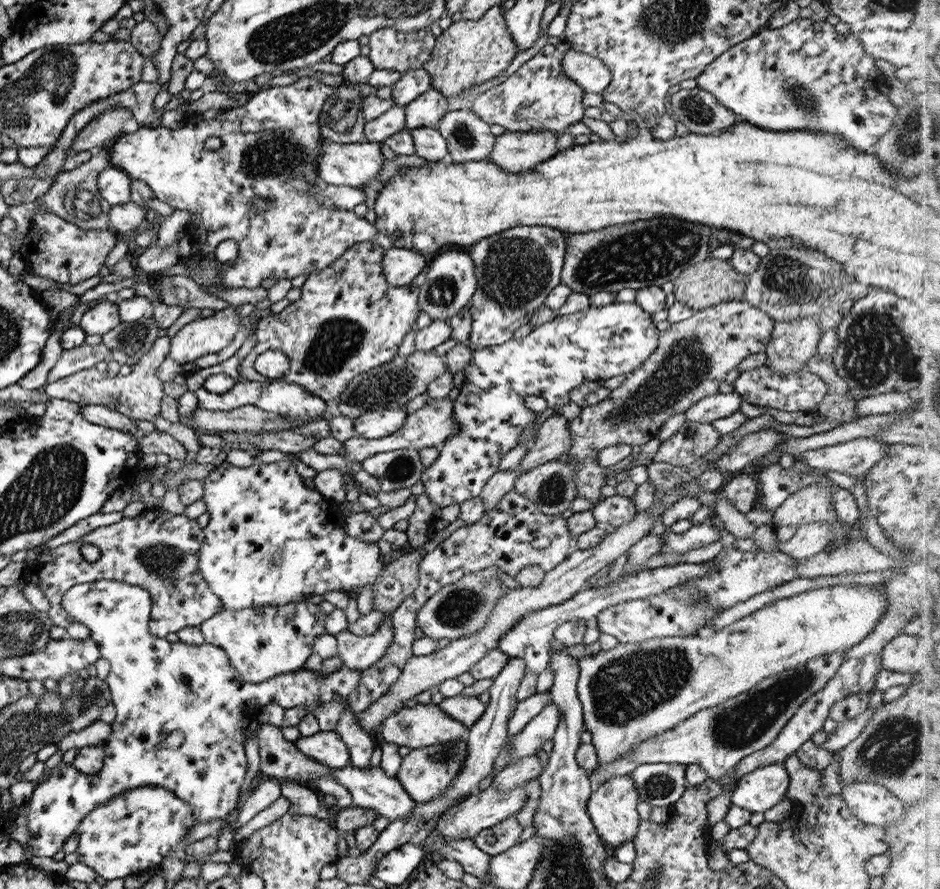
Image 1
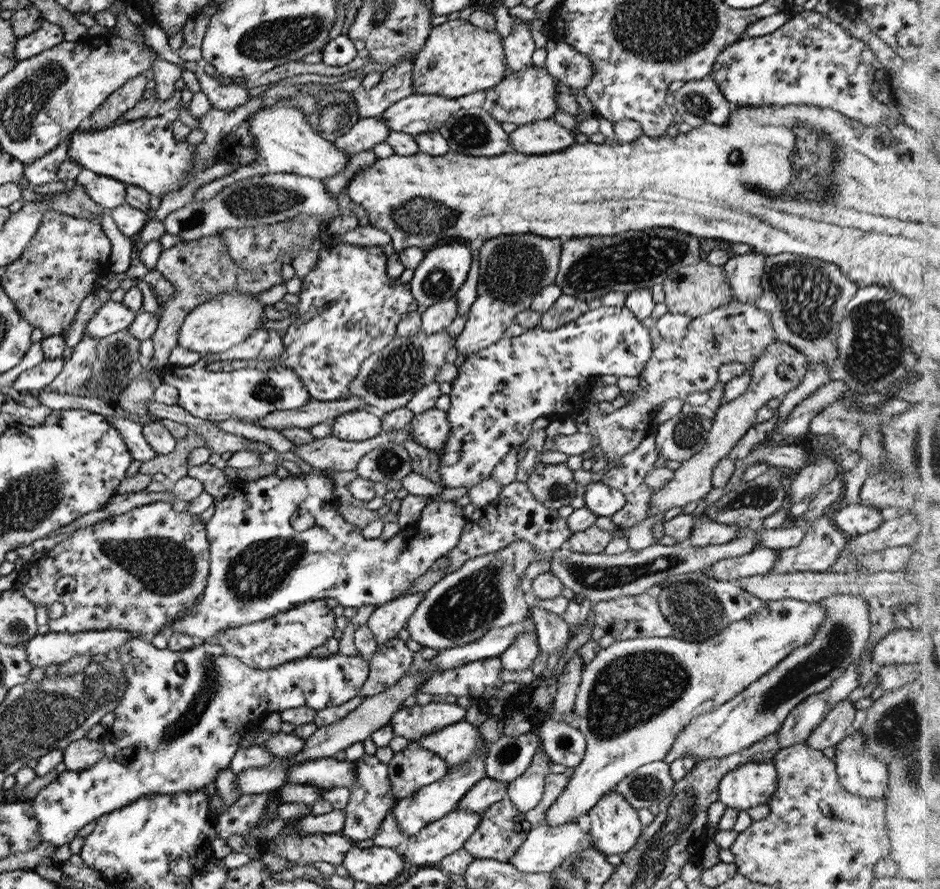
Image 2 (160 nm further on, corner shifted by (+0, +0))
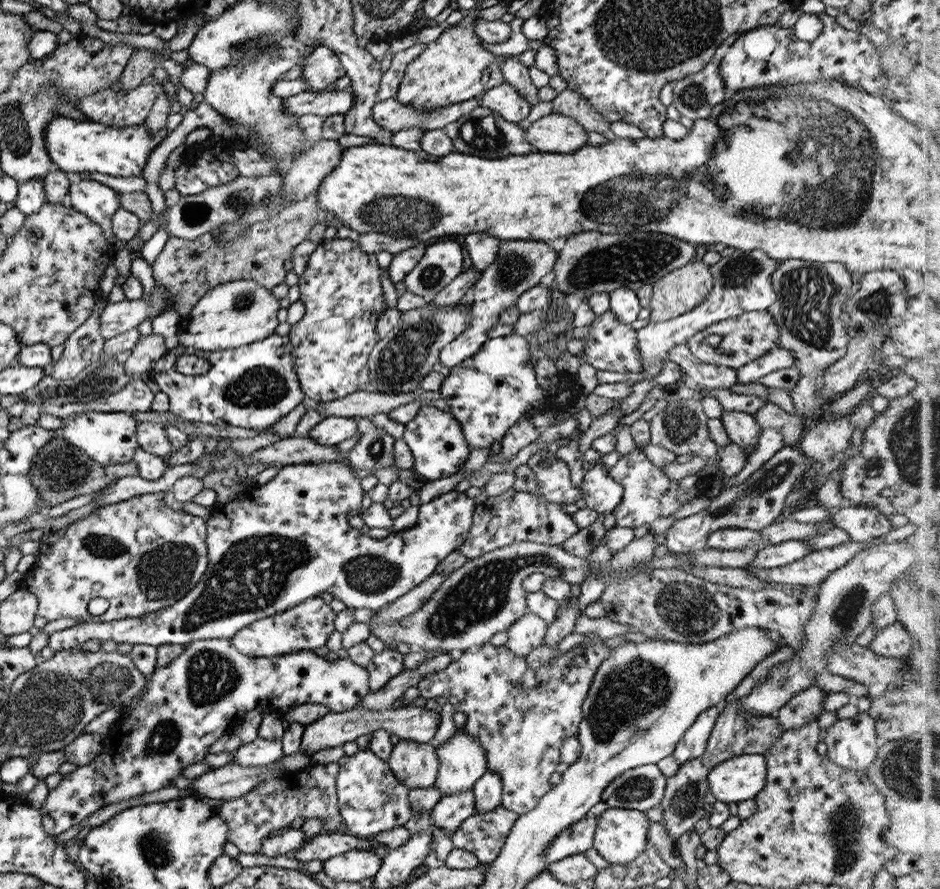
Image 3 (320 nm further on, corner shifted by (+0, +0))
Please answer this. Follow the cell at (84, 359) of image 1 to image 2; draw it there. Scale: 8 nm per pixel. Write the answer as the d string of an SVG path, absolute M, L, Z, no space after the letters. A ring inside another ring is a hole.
M61 356L53 360L44 359L36 366L18 374L12 383L12 387L18 392L23 392L24 390L29 392L44 390L55 376L60 373L63 361Z

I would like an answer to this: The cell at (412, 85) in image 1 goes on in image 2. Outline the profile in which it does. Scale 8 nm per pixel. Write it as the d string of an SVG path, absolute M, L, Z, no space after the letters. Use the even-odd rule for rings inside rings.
M411 62L398 63L381 73L379 82L372 88L365 90L360 86L348 92L358 118L379 117L394 102L409 96L413 85L412 70Z

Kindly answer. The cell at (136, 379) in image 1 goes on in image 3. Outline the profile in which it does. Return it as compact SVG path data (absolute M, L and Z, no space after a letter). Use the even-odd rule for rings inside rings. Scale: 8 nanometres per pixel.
M101 296L90 315L63 341L63 351L53 363L49 376L58 381L76 378L85 367L99 359L105 340L101 338L98 322L106 303L107 298Z

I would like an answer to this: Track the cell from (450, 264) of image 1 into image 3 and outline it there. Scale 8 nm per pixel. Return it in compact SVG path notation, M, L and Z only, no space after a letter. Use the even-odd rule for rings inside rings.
M439 241L426 245L421 258L403 278L407 292L431 300L462 272L463 254L459 243Z

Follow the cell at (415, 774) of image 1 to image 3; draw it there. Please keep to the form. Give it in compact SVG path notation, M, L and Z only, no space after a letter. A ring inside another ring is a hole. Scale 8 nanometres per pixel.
M401 739L392 746L387 764L408 789L431 787L439 766L433 745Z

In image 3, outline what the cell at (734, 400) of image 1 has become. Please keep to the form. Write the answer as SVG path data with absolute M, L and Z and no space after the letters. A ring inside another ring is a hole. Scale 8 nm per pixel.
M776 345L770 348L767 354L738 368L736 370L736 380L737 383L749 384L754 382L755 379L769 374L769 372L775 372L775 370L781 370L781 368L787 368L793 364L792 352Z

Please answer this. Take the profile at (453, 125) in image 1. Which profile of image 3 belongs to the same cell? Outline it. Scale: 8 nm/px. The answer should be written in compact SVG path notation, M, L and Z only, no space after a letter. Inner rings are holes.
M474 108L471 112L461 115L457 120L446 124L441 129L443 134L451 140L457 153L478 156L479 158L505 158L509 155L530 154L531 146L523 138L524 130L517 123L503 120L496 112L489 112L487 108Z

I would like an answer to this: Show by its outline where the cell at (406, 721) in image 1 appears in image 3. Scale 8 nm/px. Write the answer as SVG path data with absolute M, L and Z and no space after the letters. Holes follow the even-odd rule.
M460 728L440 746L435 746L435 755L439 766L432 786L442 796L469 790L487 771L484 750Z

